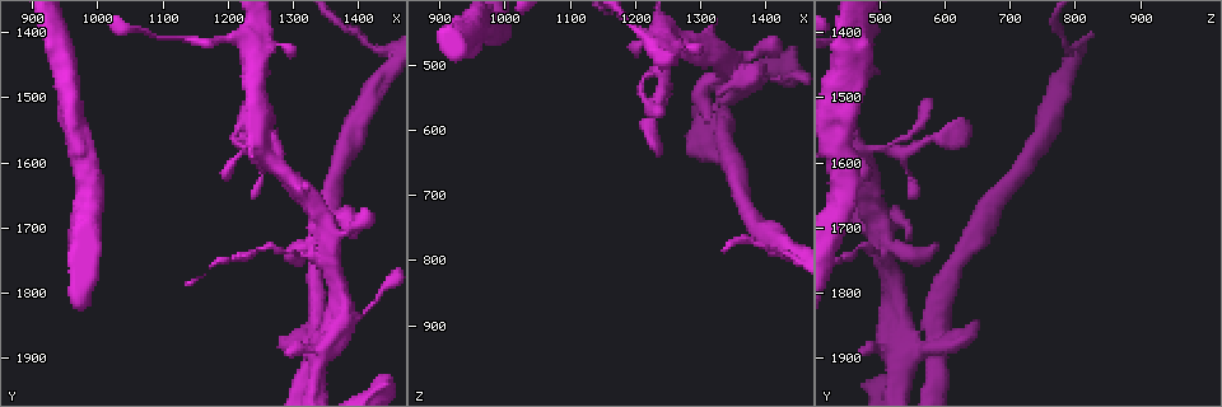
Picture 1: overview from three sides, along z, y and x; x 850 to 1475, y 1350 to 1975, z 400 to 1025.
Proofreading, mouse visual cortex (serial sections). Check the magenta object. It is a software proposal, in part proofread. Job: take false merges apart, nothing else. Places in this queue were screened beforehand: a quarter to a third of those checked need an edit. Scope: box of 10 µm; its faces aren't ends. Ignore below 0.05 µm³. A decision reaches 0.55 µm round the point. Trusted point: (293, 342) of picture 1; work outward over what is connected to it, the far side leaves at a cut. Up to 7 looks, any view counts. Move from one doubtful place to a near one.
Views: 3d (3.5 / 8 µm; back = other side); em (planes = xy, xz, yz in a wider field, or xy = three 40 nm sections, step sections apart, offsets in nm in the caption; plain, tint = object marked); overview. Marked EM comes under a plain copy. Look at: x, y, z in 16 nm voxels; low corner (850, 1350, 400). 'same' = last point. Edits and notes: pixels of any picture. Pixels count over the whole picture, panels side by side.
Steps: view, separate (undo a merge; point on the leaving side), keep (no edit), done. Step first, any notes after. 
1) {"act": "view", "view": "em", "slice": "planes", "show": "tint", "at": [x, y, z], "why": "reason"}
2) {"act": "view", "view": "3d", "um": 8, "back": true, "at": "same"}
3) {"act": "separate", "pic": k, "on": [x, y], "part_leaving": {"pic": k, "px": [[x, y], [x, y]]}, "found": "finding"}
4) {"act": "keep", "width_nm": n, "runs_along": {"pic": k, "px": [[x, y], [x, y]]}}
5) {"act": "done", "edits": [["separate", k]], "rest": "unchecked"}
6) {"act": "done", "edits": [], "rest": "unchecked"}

{"act": "view", "view": "3d", "um": 3.5, "back": true, "at": [1390, 1840, 525], "why": "arms part here"}

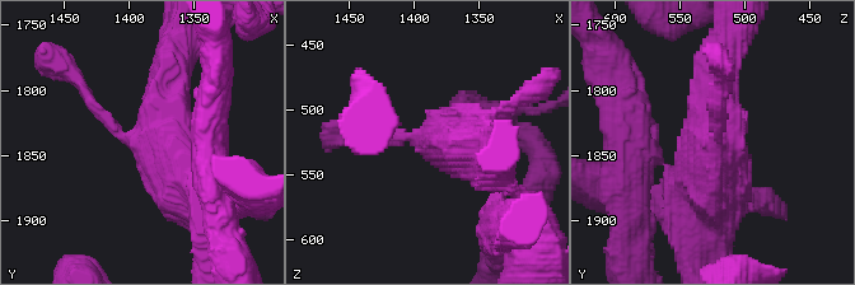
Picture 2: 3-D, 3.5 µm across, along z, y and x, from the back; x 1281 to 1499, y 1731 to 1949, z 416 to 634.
{"act": "view", "view": "em", "slice": "xy", "step": 3, "show": "tint", "at": [1392, 1836, 524], "arms": 3, "arm_widths_nm": [150, 450, 450], "why": "need the tissue"}

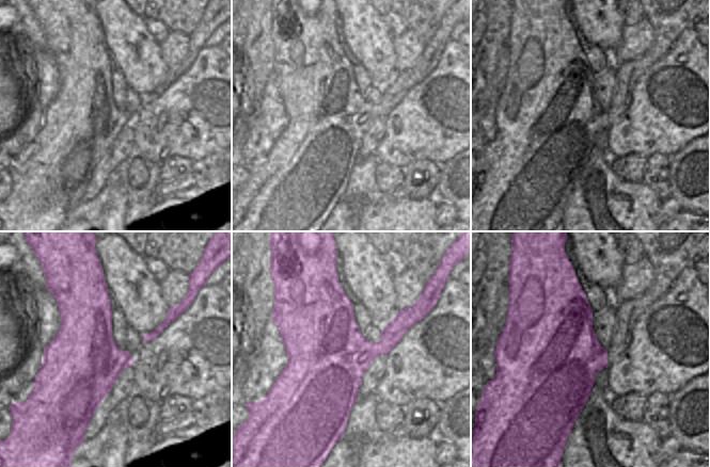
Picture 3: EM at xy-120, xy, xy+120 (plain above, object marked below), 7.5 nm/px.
{"act": "keep", "found": "continuous, no second cell"}

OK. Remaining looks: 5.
{"act": "view", "view": "3d", "um": 3.5, "at": [1340, 1725, 510], "why": "thin neck"}

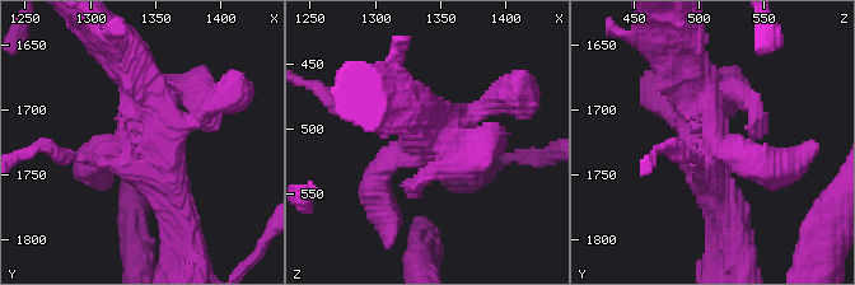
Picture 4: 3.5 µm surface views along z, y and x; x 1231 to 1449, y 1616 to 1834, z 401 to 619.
{"act": "view", "view": "em", "slice": "xy", "step": 2, "show": "tint", "at": [1342, 1728, 514], "why": "shape alone is not enough"}

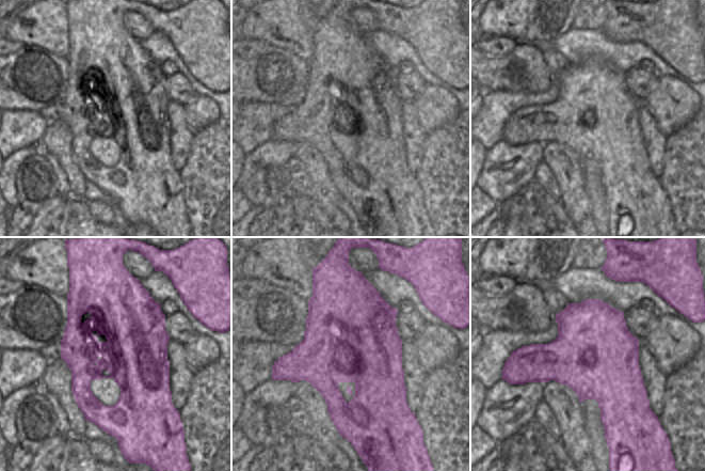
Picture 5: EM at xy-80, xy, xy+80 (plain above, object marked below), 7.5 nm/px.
{"act": "separate", "pic": 4, "on": [71, 155], "part_leaving": {"pic": 4, "px": [[116, 163], [33, 148]]}, "found": "two cells meet here"}

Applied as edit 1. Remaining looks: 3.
{"act": "view", "view": "overview", "why": "see it whole again"}

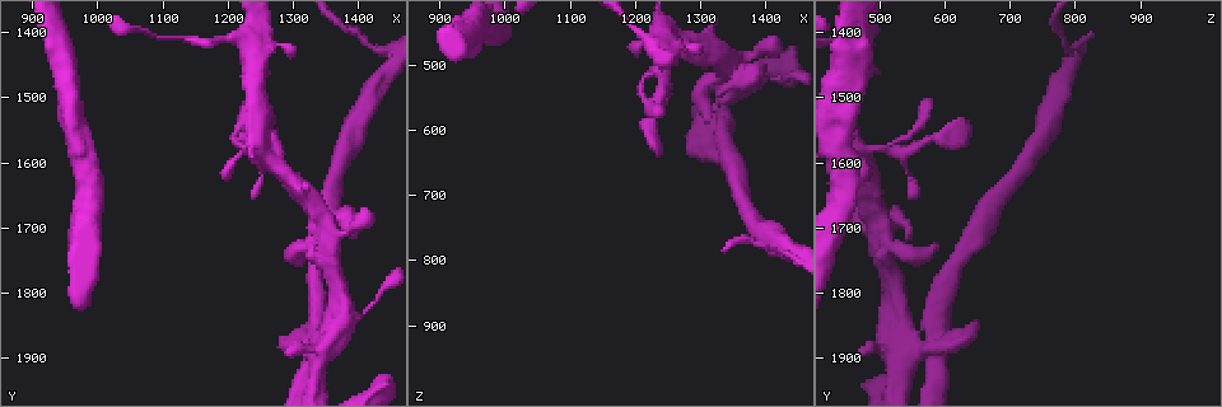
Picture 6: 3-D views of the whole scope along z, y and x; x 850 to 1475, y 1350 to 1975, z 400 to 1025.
{"act": "view", "view": "3d", "um": 3.5, "at": [1225, 1415, 470], "why": "abrupt turn"}

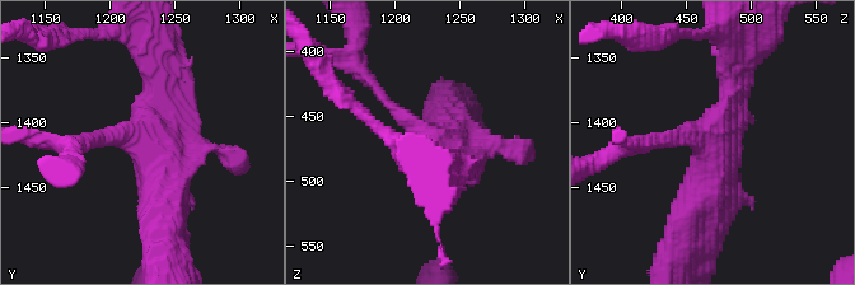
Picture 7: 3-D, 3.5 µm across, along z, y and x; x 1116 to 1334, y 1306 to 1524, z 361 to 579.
{"act": "view", "view": "em", "slice": "planes", "show": "tint", "at": [1230, 1416, 468], "why": "need the tissue"}

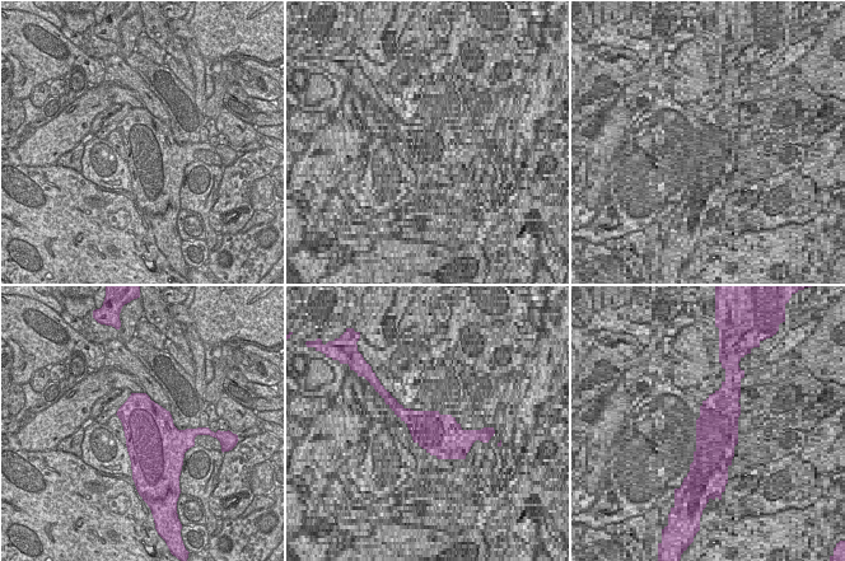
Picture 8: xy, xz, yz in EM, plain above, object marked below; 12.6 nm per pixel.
{"act": "keep", "runs_along": {"pic": 7, "px": [[681, 243], [737, 87]]}, "found": "all the same cell"}

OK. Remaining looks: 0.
{"act": "done", "edits": [["separate", 4]], "rest": "unchecked"}

